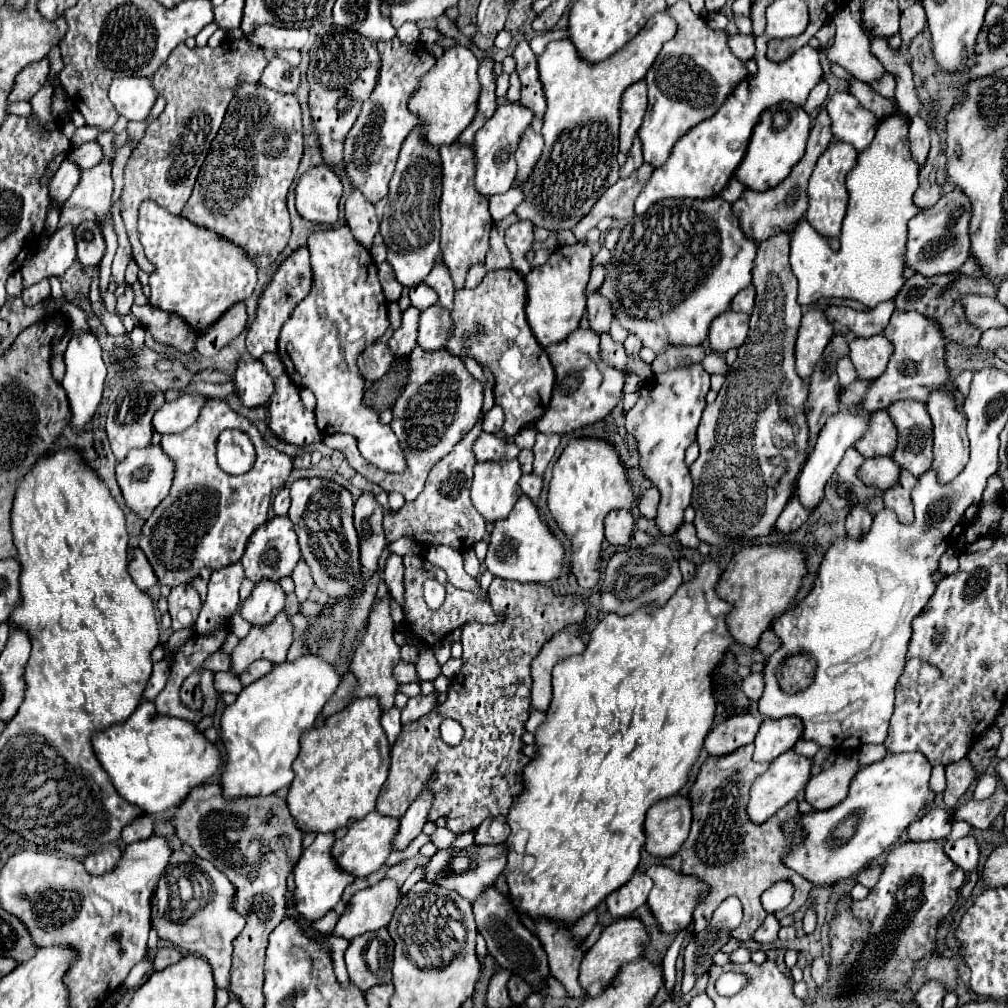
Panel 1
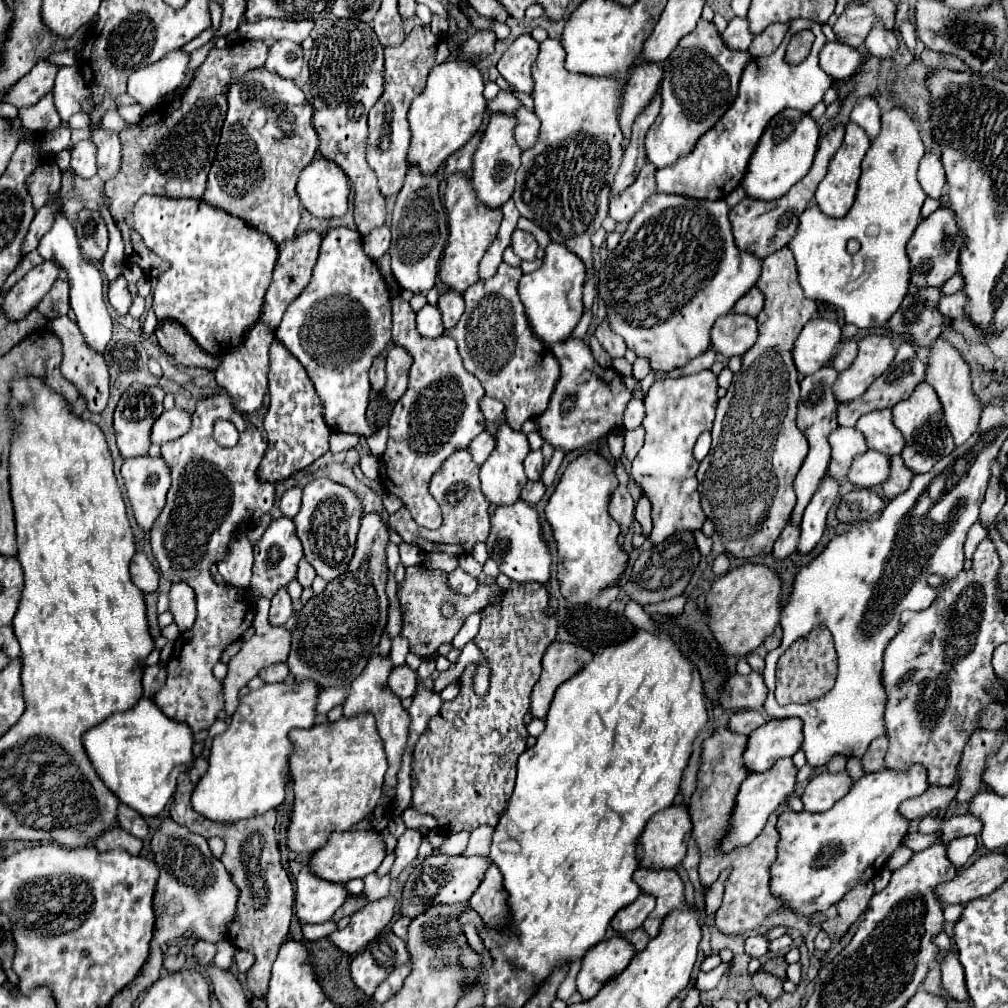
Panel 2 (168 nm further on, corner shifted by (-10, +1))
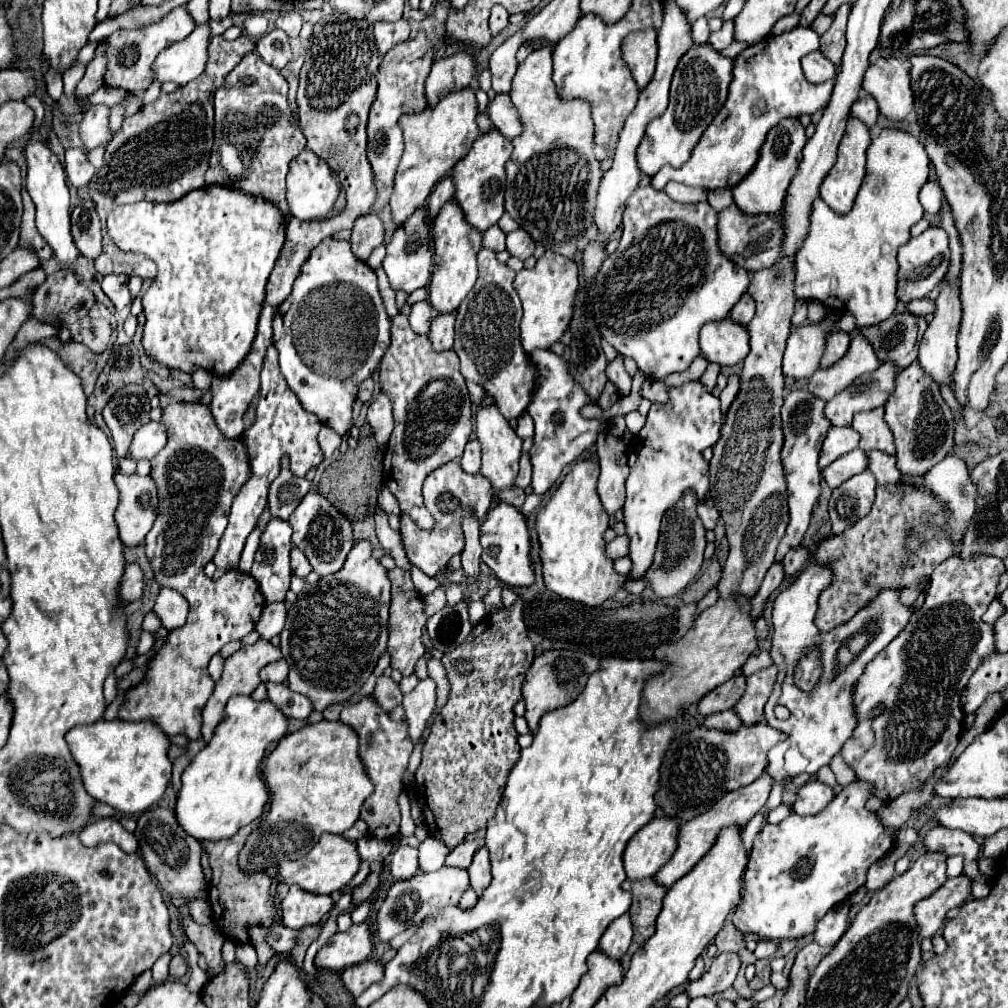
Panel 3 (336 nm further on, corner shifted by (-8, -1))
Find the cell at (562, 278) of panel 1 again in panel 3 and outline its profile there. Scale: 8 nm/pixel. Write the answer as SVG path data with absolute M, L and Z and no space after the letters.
M550 250L544 252L544 256L536 262L532 270L520 270L516 274L514 288L524 308L524 316L520 322L520 336L522 336L522 348L526 354L530 354L536 348L548 350L566 332L568 322L572 318L572 302L578 286L580 282L578 282L576 262L566 260L564 256L558 256Z

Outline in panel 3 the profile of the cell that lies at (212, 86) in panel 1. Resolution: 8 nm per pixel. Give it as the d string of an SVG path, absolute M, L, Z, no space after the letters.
M240 34L236 40L214 36L210 42L210 60L206 70L196 80L188 82L172 94L162 92L138 114L126 118L122 128L114 134L106 146L104 166L88 184L90 198L96 204L96 212L102 222L102 254L94 260L94 266L100 274L126 274L154 280L156 264L148 256L122 252L110 242L110 236L106 234L106 218L120 204L132 204L140 200L174 202L204 186L204 172L208 168L214 138L212 94L224 82L224 76L244 58L244 54L252 50L254 44L246 34Z

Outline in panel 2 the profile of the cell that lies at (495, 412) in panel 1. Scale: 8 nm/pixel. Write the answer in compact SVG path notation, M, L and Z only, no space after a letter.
M484 396L482 398L482 412L484 412L488 422L500 422L502 416L504 416L504 406L498 400L494 400L490 396Z

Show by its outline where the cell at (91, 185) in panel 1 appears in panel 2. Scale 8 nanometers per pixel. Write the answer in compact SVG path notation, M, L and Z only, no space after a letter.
M92 128L92 136L90 138L98 146L98 176L104 182L108 182L120 170L120 162L122 162L120 138L118 138L118 134L102 130L102 128Z

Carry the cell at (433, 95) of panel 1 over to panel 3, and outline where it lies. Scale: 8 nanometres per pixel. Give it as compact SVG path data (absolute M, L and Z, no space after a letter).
M464 88L444 96L434 108L426 108L422 114L402 116L398 120L404 134L404 154L394 176L394 192L390 196L392 222L396 228L400 228L410 214L426 204L426 198L432 194L434 186L472 148L472 142L480 134L476 126L476 114L476 96L470 88Z

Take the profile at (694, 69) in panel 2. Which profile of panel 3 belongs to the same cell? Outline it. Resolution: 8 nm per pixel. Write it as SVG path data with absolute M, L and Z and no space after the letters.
M710 44L692 46L680 60L674 72L670 88L670 104L666 112L656 118L648 128L638 146L638 166L646 176L654 176L662 166L680 168L690 158L692 148L698 144L700 136L708 128L710 120L716 116L718 108L724 106L728 96L728 86L732 82L732 60L714 52Z

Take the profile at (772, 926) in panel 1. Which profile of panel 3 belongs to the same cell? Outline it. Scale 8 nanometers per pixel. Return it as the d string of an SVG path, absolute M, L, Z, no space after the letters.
M718 954L712 960L712 966L708 968L708 972L700 980L688 982L684 992L688 994L690 1000L698 998L698 996L718 994L718 992L732 986L732 982L736 980L738 968L740 968L740 956L738 954Z

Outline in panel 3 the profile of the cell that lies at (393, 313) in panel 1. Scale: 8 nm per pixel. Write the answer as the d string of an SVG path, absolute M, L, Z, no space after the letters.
M398 314L392 318L392 344L380 364L380 388L392 398L392 410L394 410L394 422L396 422L392 438L388 442L386 458L384 458L386 486L396 496L400 510L404 514L408 514L420 528L432 528L434 518L430 516L430 512L422 502L422 492L420 492L422 482L438 466L460 458L472 432L472 402L464 384L464 376L460 374L458 356L454 350L434 352L428 336L416 334L410 328L408 318Z

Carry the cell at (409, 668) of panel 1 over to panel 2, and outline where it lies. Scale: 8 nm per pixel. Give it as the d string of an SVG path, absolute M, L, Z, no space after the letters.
M408 664L394 668L388 680L388 686L392 688L392 692L400 698L412 696L416 692L416 684L418 684L418 672L412 670Z

